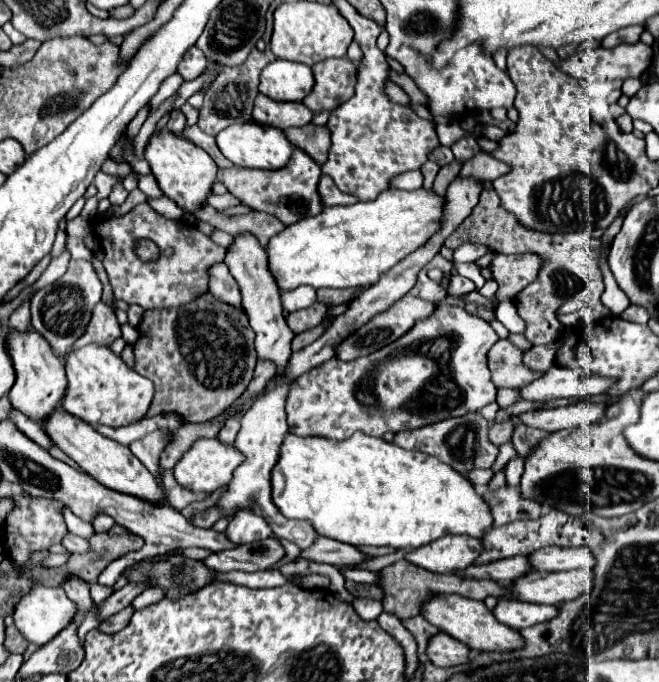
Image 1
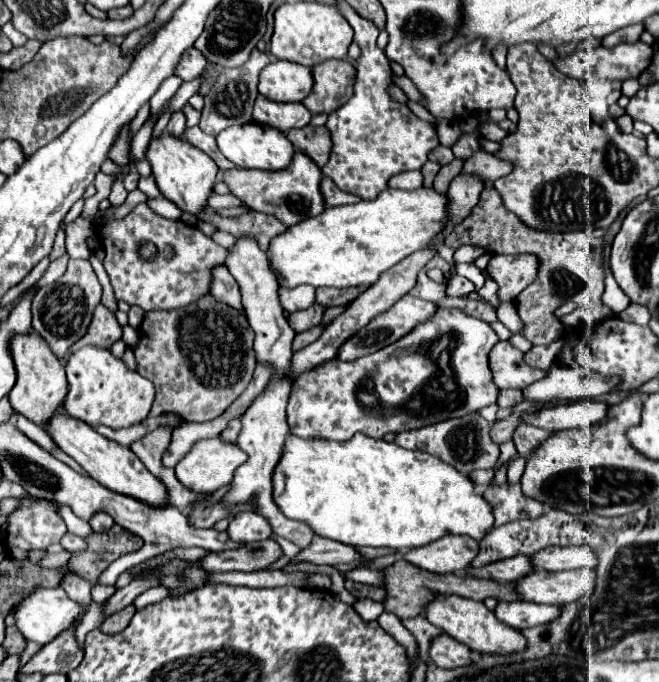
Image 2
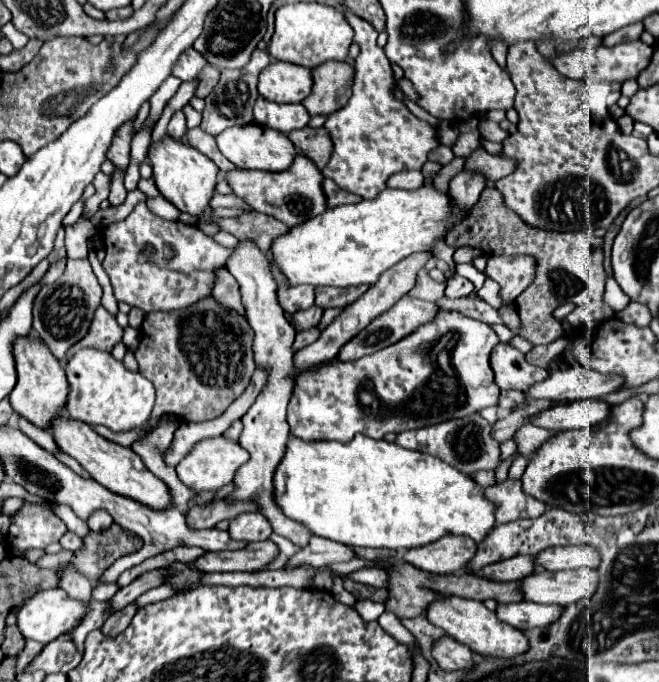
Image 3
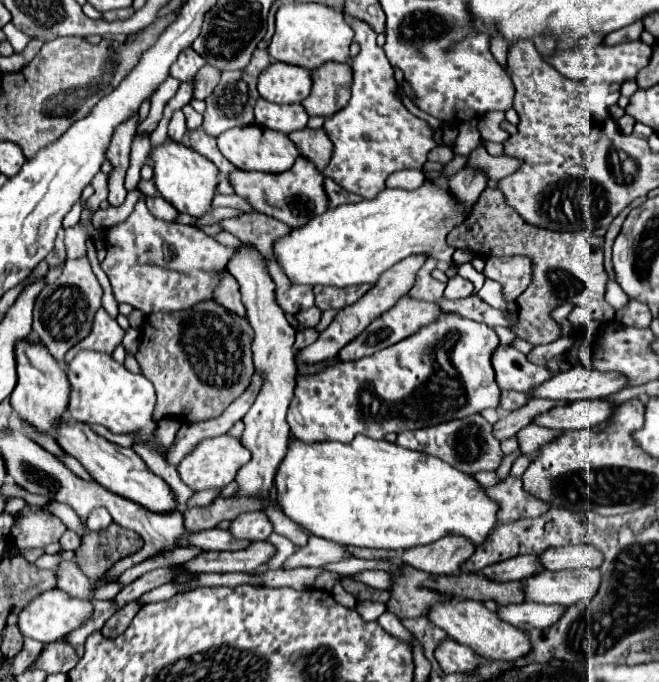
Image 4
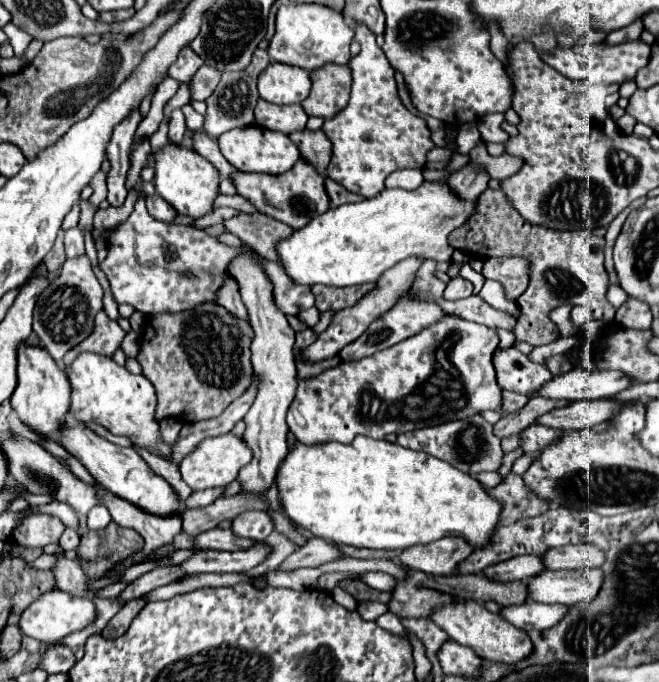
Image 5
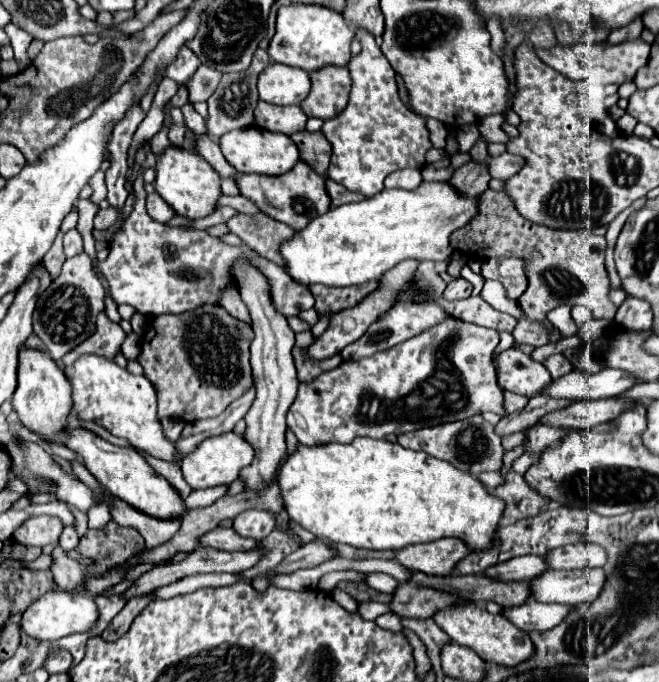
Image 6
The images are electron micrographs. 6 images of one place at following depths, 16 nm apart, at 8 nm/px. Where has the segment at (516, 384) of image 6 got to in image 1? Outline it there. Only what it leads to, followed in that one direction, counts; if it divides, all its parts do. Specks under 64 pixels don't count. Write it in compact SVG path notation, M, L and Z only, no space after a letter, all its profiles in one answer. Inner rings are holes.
M498 340L488 352L488 368L492 372L492 382L498 388L524 388L526 384L538 380L544 372L536 372L522 362L522 350L518 350L510 340Z

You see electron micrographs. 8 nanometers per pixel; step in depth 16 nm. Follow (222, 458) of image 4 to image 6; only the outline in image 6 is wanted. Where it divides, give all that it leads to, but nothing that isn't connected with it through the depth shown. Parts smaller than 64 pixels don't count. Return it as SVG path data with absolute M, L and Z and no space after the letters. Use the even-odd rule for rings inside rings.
M226 432L220 436L206 438L194 452L190 452L182 462L182 474L190 488L212 488L220 484L230 484L240 476L240 470L250 466L254 460L254 448L246 442L244 436L236 432Z

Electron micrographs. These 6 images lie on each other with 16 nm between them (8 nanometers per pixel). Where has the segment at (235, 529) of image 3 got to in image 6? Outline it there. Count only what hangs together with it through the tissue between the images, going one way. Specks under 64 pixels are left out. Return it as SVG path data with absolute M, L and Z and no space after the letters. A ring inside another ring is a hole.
M246 510L234 518L234 528L236 532L240 532L240 536L262 540L276 528L276 520L274 520L274 514L270 512Z

